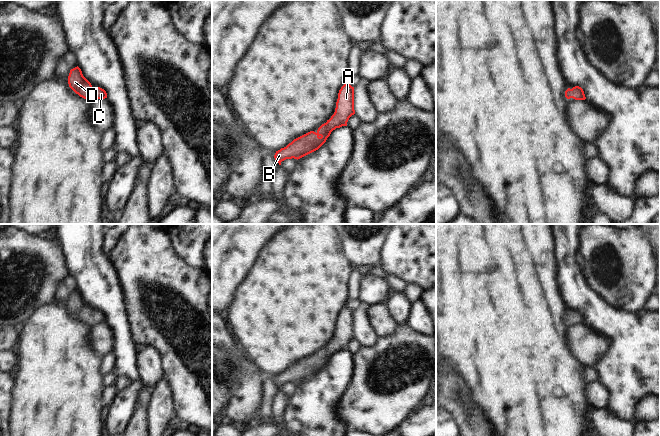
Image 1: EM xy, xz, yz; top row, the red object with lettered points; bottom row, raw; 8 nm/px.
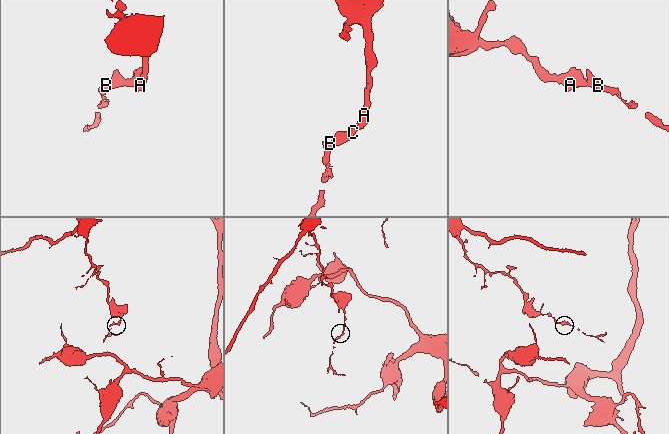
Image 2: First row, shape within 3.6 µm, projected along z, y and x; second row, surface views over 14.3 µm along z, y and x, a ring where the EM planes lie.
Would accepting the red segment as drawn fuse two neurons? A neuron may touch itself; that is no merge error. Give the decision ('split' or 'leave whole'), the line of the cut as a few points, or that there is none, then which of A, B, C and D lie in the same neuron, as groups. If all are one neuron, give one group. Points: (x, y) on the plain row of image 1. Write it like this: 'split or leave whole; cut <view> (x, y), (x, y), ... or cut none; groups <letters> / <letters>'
leave whole; cut none; groups A B C D

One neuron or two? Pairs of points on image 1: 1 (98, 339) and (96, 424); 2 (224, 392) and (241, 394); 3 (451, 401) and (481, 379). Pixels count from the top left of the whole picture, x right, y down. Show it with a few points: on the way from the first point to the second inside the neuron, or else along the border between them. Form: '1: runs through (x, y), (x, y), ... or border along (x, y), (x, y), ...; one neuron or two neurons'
1: border along (90, 331), (91, 343), (94, 349), (102, 356); two neurons
2: border along (223, 383), (230, 389), (231, 397), (222, 415); two neurons
3: border along (452, 371), (464, 387), (472, 405), (479, 410); two neurons

